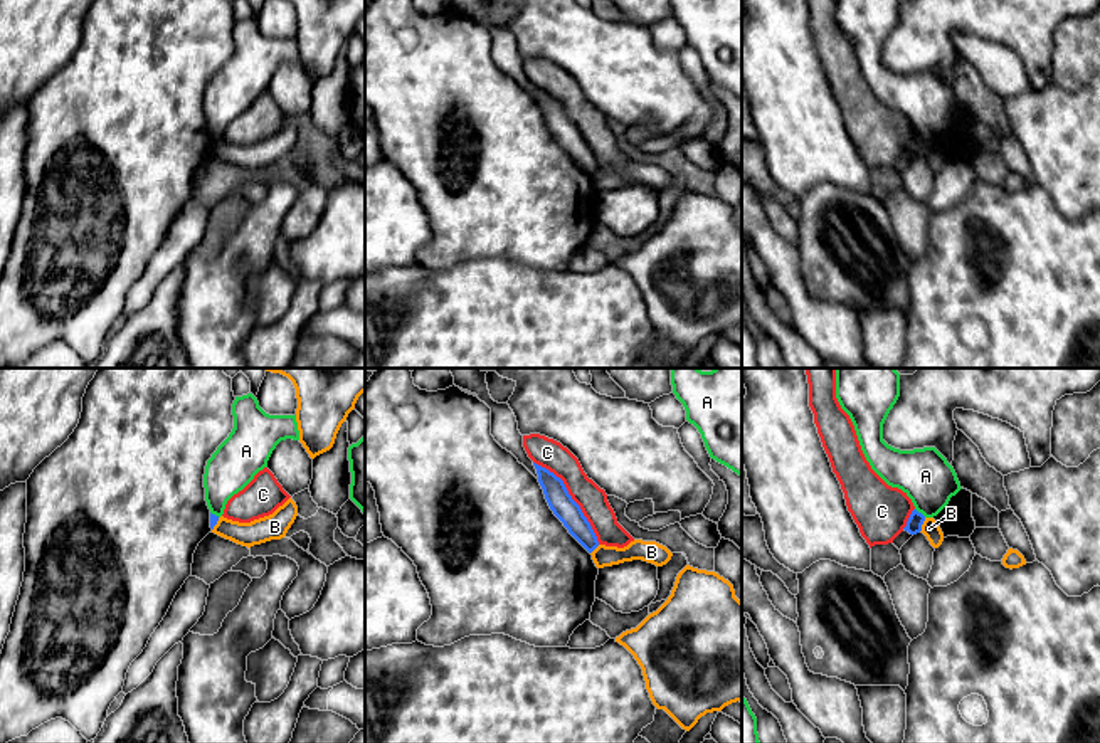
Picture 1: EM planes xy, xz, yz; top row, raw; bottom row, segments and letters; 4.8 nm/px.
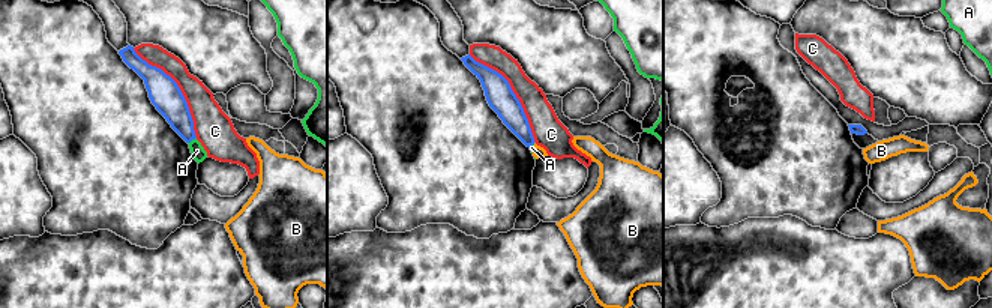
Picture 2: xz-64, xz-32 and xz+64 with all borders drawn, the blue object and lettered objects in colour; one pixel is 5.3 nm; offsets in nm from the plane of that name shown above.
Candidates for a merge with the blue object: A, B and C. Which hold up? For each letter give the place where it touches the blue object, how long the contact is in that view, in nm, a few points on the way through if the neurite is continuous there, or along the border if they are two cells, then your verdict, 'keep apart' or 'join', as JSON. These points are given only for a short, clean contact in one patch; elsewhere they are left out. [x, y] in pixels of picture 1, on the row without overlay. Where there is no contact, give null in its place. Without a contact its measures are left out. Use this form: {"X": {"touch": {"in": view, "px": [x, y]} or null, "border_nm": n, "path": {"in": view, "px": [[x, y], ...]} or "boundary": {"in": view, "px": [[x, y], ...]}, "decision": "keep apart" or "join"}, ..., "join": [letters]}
{"A": {"touch": {"in": "yz", "px": [920, 137]}, "border_nm": 70, "boundary": {"in": "yz", "px": [[915, 131], [925, 140]]}, "decision": "keep apart"}, "B": {"touch": {"in": "yz", "px": [922, 147]}, "border_nm": 80, "boundary": {"in": "yz", "px": [[925, 142], [919, 155]]}, "decision": "keep apart"}, "C": {"touch": {"in": "xz", "px": [571, 121]}, "border_nm": 500, "decision": "keep apart"}, "join": []}

